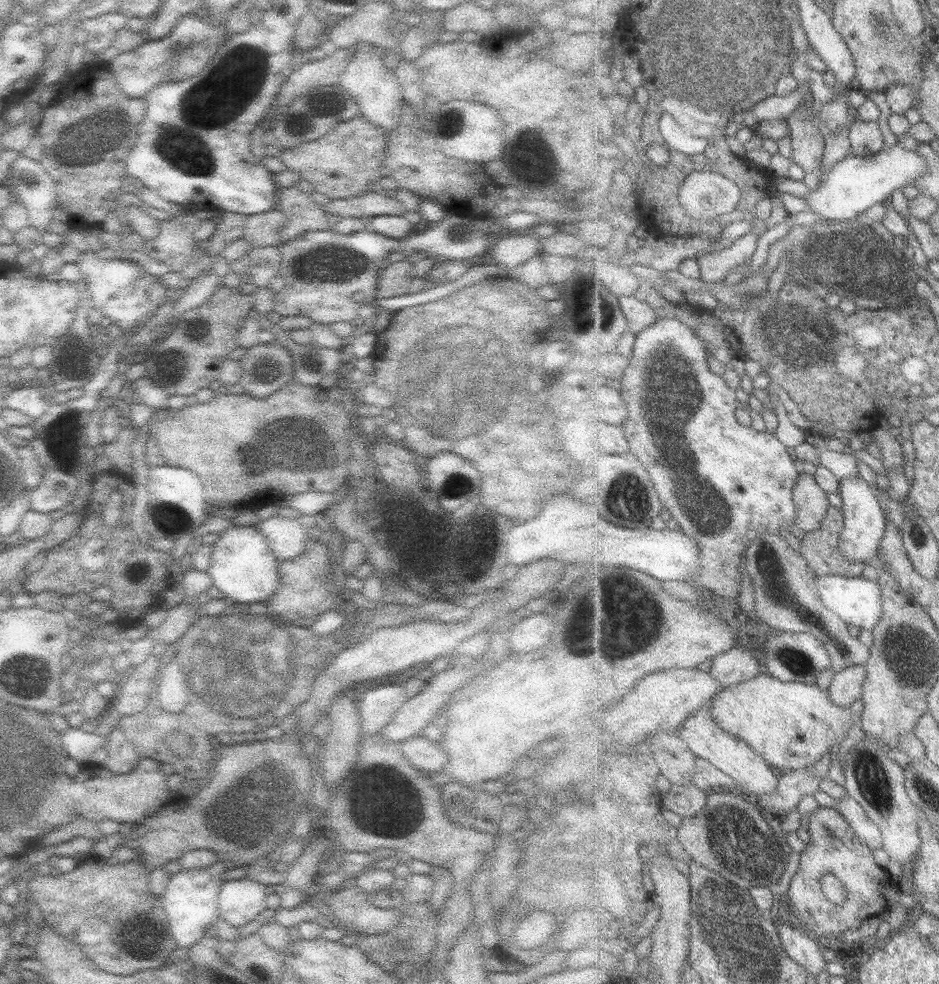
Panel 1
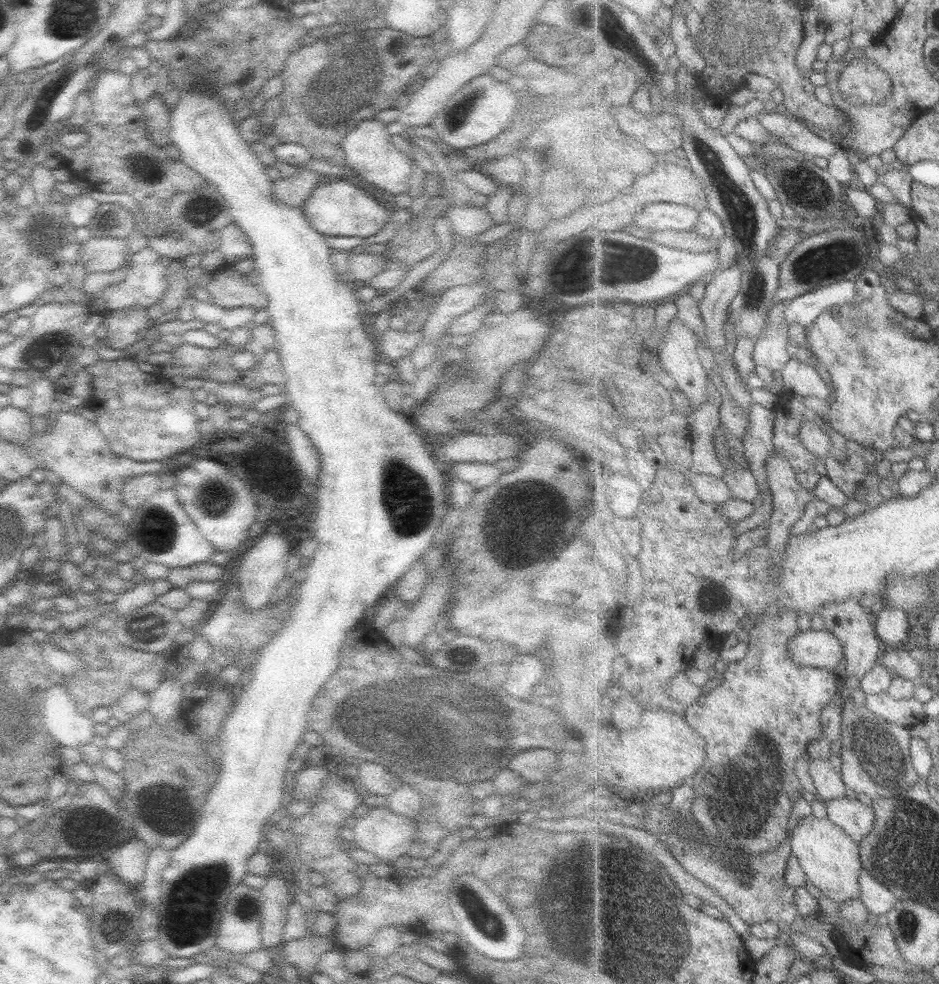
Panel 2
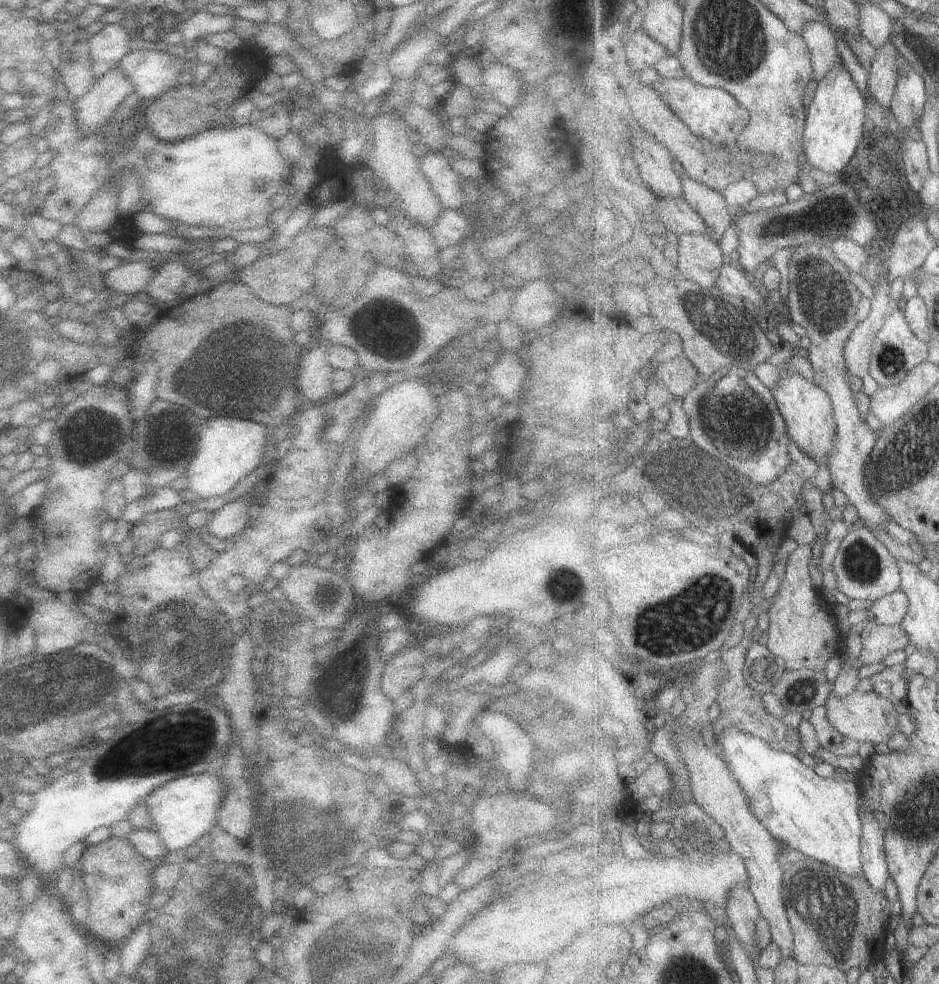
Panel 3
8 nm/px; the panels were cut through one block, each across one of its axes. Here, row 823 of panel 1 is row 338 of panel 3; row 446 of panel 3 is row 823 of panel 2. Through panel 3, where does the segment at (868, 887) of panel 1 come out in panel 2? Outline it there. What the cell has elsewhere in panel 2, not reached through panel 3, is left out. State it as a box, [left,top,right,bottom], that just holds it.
[825,798,876,842]

